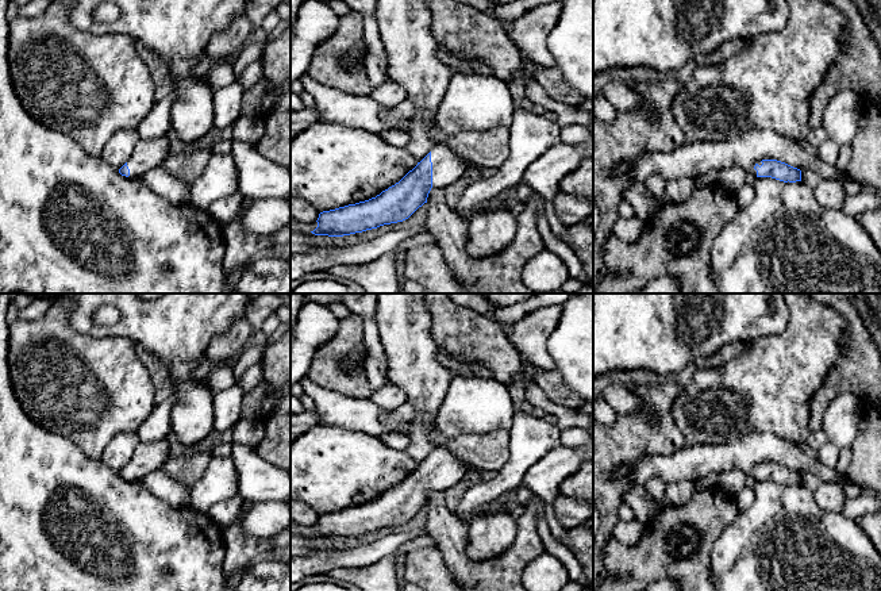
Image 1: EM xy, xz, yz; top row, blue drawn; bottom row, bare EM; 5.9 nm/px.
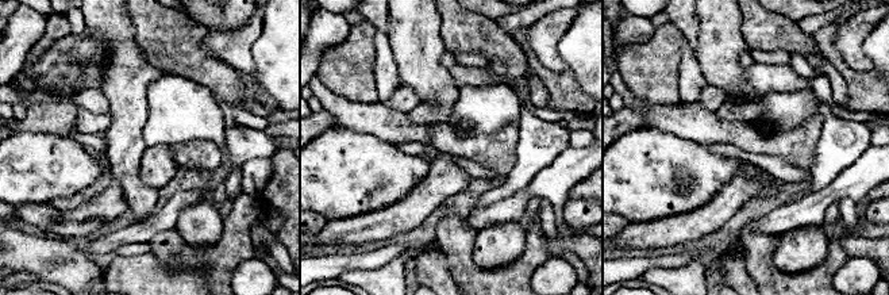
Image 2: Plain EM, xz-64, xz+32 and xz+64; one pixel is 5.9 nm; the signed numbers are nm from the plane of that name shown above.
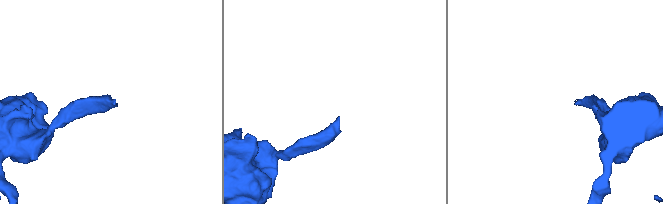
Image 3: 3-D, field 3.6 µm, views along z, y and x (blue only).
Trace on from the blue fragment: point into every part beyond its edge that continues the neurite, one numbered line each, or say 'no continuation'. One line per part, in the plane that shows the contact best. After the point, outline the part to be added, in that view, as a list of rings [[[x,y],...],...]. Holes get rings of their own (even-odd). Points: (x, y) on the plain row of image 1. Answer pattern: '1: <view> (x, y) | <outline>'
1: xz (447, 469) | [[[436,446],[431,453],[432,490],[446,491],[454,487],[466,473],[462,460],[450,449]]]

